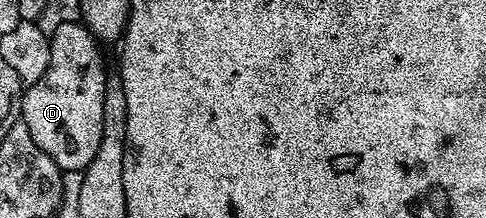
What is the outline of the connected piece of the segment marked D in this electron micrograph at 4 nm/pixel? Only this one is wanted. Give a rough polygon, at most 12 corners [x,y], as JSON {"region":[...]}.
{"region":[[82,21],[50,35],[21,120],[60,170],[101,144],[109,70]]}

